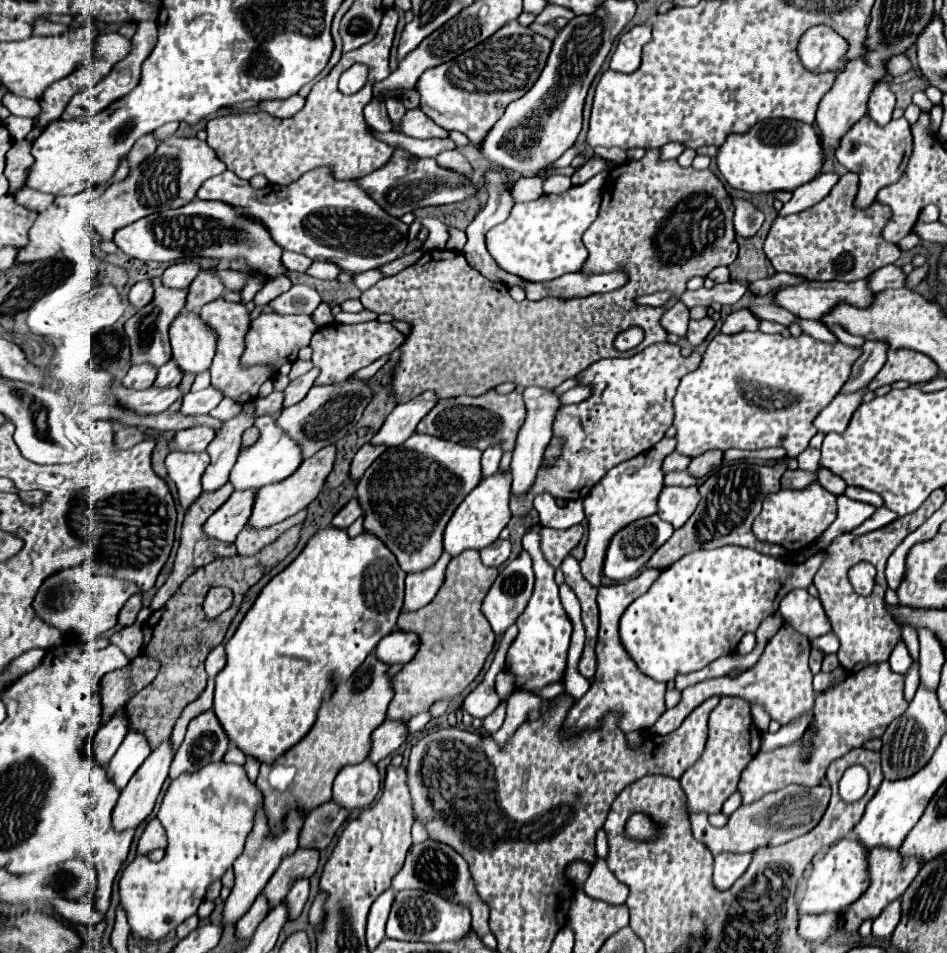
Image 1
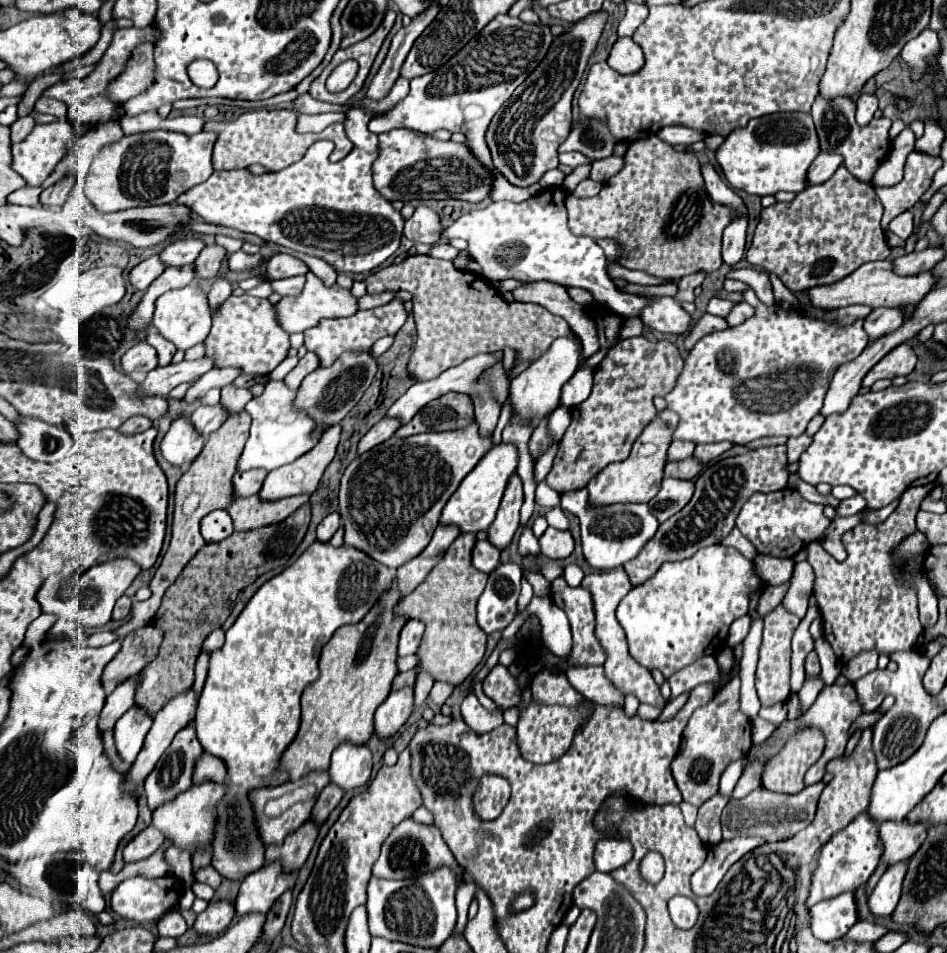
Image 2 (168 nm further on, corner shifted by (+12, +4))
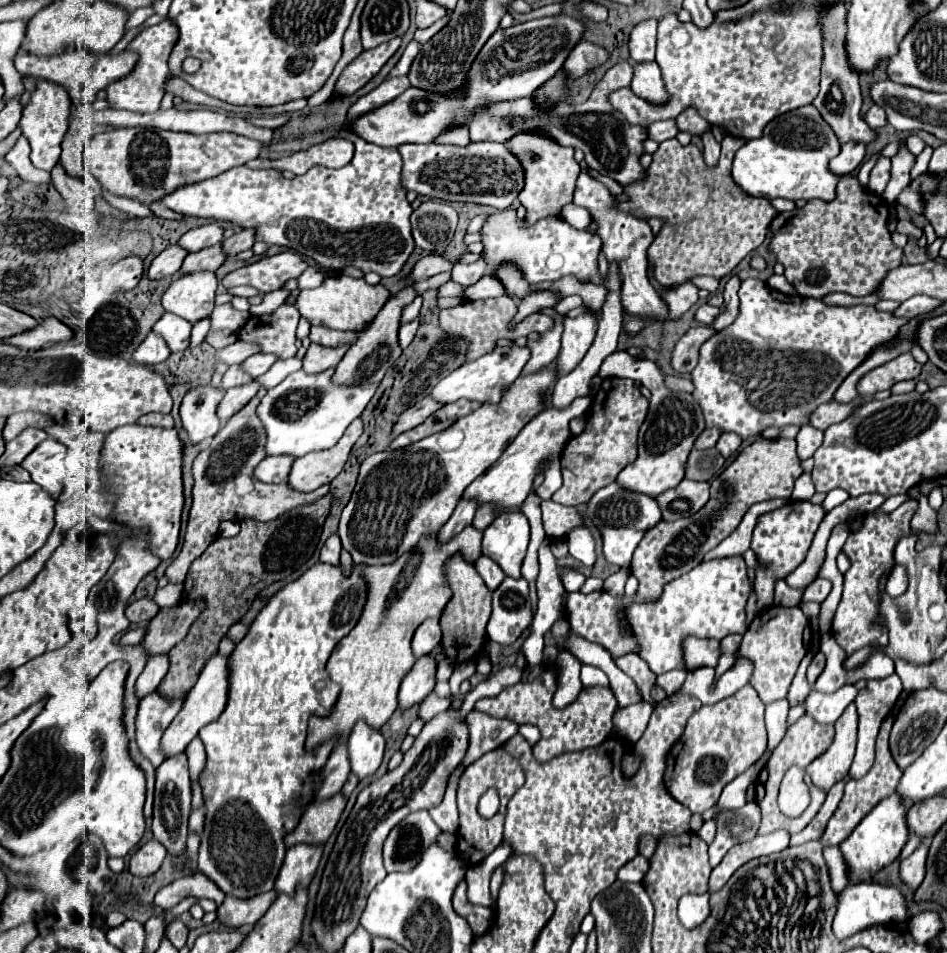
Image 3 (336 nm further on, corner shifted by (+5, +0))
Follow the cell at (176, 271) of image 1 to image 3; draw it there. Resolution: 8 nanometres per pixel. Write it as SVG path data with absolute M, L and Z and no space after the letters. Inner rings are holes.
M211 222L211 224L205 224L205 226L199 226L199 228L185 232L179 238L179 246L191 254L191 252L199 252L203 248L215 246L221 240L223 240L223 228L215 222Z

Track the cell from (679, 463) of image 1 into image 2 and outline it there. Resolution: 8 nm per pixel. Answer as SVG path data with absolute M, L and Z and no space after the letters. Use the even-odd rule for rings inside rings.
M674 440L668 448L668 462L672 460L682 460L682 458L688 458L692 456L696 444L694 442L684 442L684 440Z

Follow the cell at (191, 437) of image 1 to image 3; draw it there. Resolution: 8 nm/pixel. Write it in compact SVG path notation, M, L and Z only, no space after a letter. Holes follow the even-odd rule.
M253 380L253 382L247 384L247 386L237 386L237 388L227 390L225 396L223 396L223 400L219 402L219 408L217 408L217 418L219 418L221 426L225 426L227 420L229 420L233 414L237 414L237 412L257 394L259 388L261 388L261 386Z

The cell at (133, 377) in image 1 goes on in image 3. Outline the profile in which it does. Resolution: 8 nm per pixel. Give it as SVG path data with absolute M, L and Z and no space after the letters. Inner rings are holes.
M149 334L141 344L139 348L133 352L133 362L137 364L161 364L169 358L169 350L167 350L167 344L157 336L157 334Z

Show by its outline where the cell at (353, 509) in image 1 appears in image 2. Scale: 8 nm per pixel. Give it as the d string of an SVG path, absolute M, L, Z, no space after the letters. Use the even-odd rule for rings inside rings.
M338 512L328 514L328 516L318 524L318 534L316 534L316 538L318 538L320 542L330 542L330 538L332 538L334 532L338 530L338 526L340 526L340 514L338 514Z

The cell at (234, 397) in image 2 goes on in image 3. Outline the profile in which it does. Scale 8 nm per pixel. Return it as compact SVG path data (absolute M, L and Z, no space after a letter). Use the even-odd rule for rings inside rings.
M229 366L229 370L223 374L223 388L229 390L233 386L241 386L241 384L249 384L253 378L249 374L243 374L243 370L239 370L239 366Z

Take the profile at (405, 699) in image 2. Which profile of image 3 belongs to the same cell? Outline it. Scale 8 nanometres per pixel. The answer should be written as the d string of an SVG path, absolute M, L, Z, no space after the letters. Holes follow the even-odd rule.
M425 656L415 662L407 678L401 682L399 690L399 710L409 710L415 704L421 704L433 692L435 686L435 662L431 656Z

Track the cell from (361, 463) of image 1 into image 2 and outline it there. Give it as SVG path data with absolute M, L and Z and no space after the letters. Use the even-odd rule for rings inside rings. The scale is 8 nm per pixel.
M382 418L374 428L370 428L370 432L360 440L358 444L358 452L364 454L366 450L372 450L374 446L386 442L398 428L400 428L400 420L398 418Z

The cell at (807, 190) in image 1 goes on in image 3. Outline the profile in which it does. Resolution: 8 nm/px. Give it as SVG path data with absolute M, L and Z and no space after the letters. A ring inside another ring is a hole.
M849 142L847 146L841 146L841 152L829 162L829 170L833 174L849 174L853 172L865 156L865 146Z

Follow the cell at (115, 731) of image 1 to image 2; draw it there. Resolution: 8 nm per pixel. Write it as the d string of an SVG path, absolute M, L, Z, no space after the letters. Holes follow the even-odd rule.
M136 674L132 676L130 680L124 680L122 684L116 686L116 690L106 698L106 704L104 704L104 710L100 714L100 730L108 730L116 724L116 720L134 704L134 694L136 694L136 688L138 688L138 682L140 682L142 674Z

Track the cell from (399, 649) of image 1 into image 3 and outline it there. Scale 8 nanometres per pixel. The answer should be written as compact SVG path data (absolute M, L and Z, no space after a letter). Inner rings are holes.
M431 618L431 620L425 620L417 630L415 630L415 636L413 636L413 654L415 658L421 658L421 656L427 656L431 654L431 650L441 642L441 626L439 626L439 620L437 618Z

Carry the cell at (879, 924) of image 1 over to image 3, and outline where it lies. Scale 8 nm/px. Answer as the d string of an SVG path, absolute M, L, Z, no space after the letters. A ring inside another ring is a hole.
M929 840L923 842L909 858L905 858L901 862L899 878L911 890L915 890L923 882L923 878L925 878L925 858L927 858L927 850L929 850Z

